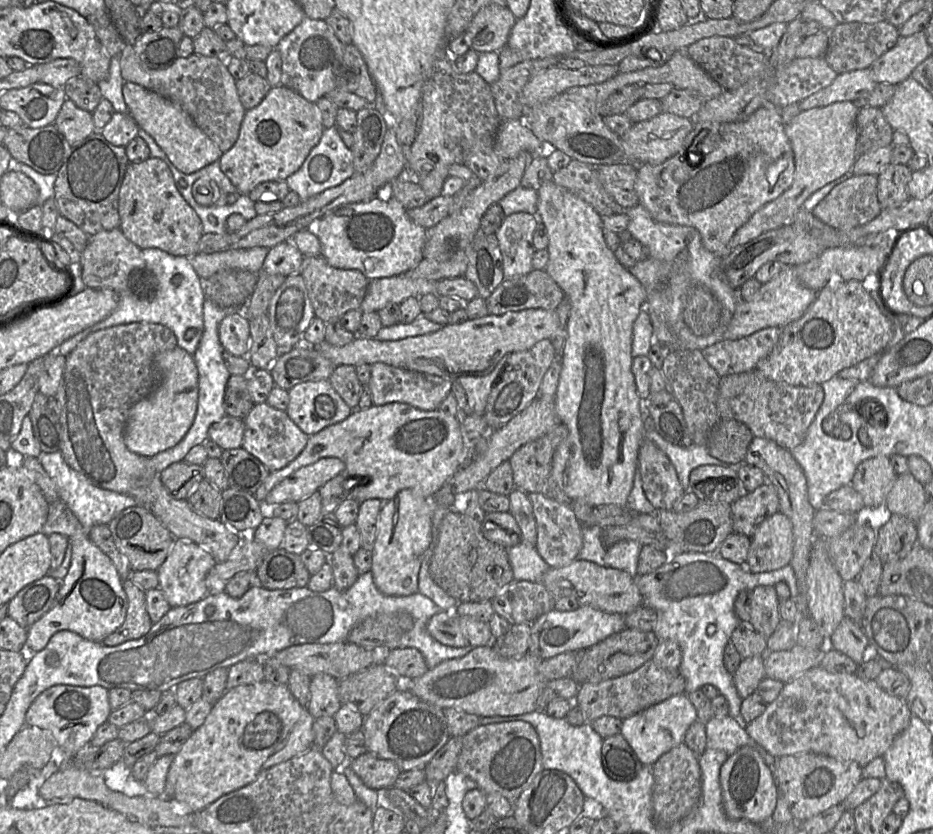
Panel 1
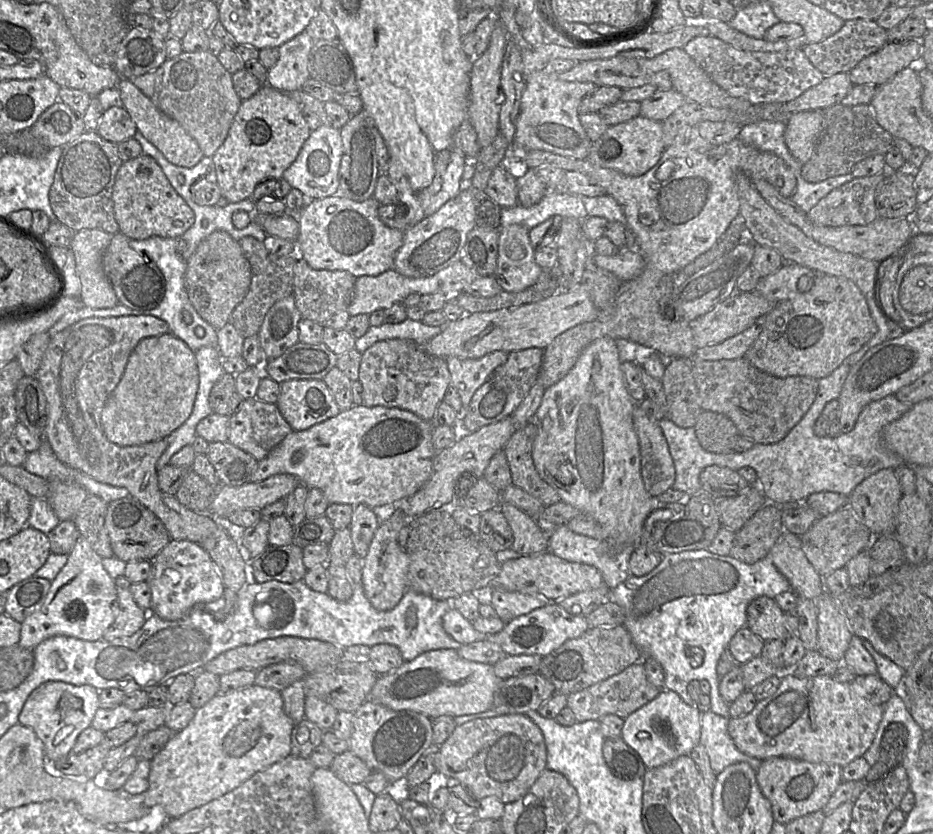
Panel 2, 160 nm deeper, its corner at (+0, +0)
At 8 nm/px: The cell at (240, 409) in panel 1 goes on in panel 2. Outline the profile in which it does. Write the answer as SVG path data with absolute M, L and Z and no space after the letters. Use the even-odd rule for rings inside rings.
M223 373L210 391L209 405L213 413L230 417L242 401L236 389L235 375Z

